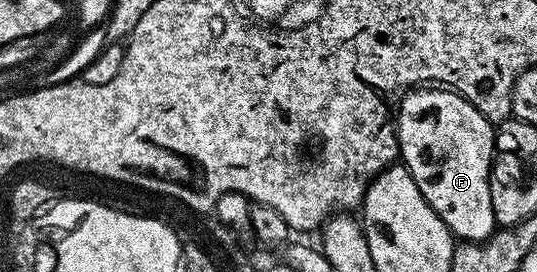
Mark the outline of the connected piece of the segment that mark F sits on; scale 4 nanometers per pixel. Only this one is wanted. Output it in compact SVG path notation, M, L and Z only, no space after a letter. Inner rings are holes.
M421 89L414 94L408 119L398 133L402 166L417 181L417 189L445 221L456 240L482 243L497 230L491 200L491 165L496 158L495 127L468 99L450 89Z

